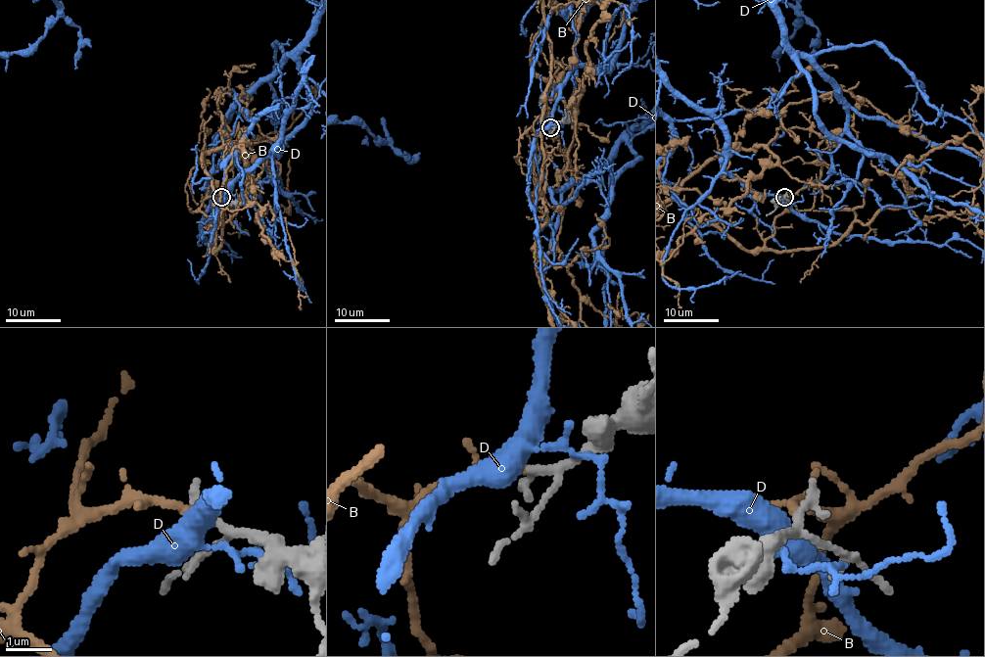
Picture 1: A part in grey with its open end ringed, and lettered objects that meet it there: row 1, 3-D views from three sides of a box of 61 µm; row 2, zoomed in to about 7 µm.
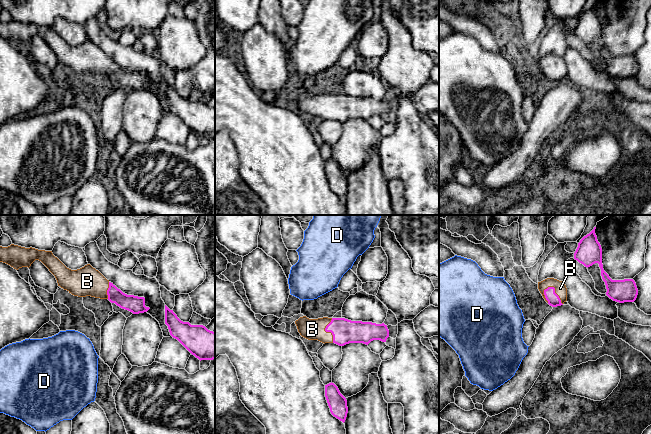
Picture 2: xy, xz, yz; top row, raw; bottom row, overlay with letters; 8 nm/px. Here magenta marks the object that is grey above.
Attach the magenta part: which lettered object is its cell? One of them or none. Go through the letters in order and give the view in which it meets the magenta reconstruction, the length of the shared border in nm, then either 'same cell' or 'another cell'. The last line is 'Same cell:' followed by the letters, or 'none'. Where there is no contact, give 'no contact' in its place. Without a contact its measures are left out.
B: contact in yz; length 200 nm; same cell
D: no contact; another cell
Same cell: B

